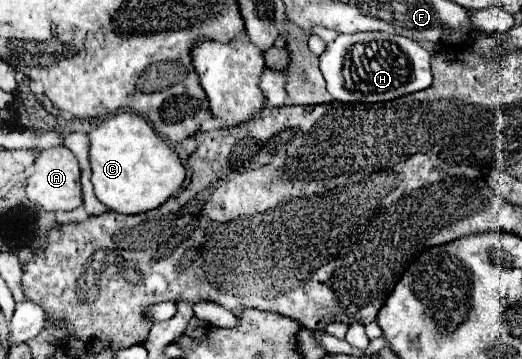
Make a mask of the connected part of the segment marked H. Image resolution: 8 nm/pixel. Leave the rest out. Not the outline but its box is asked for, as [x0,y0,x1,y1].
[320,32,432,102]

